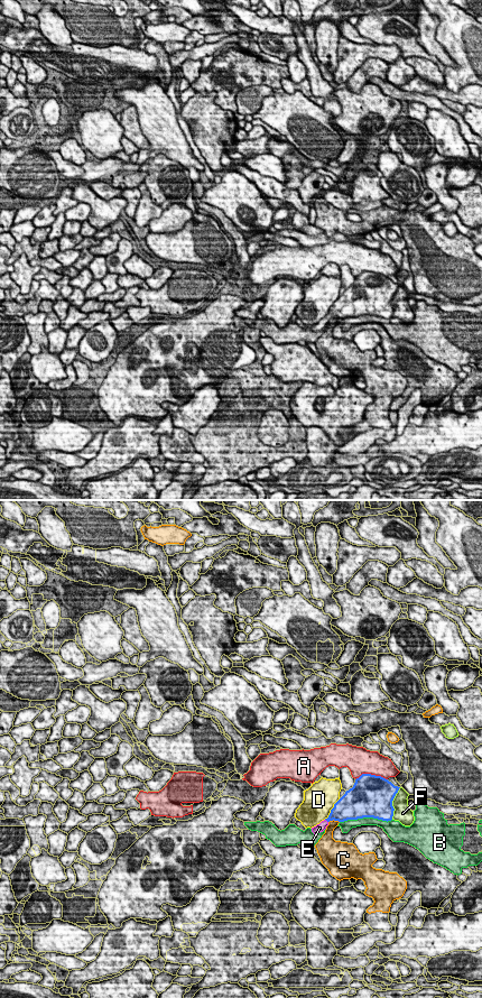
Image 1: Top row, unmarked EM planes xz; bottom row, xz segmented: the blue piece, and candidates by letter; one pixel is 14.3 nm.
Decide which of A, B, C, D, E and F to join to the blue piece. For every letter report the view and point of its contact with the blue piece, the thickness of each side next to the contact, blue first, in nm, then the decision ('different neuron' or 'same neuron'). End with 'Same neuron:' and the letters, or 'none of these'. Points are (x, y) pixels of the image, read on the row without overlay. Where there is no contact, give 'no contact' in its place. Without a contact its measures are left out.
A: xz (371, 273) | 500/360 nm | different neuron
B: xz (365, 314) | 500/130 nm | different neuron
C: xz (333, 316) | 340/130 nm | different neuron
D: xz (331, 307) | 360/440 nm | different neuron
E: xz (326, 317) | 280/130 nm | same neuron
F: xz (391, 301) | 500/240 nm | different neuron
Same neuron: E

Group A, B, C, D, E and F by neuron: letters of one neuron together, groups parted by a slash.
A / B / C / D / E / F

